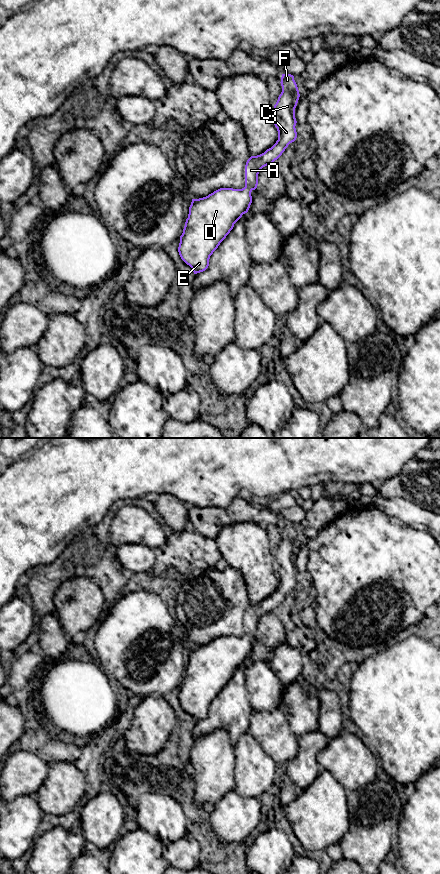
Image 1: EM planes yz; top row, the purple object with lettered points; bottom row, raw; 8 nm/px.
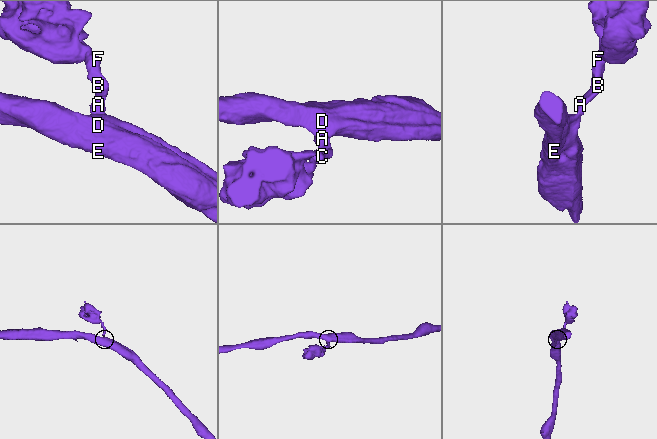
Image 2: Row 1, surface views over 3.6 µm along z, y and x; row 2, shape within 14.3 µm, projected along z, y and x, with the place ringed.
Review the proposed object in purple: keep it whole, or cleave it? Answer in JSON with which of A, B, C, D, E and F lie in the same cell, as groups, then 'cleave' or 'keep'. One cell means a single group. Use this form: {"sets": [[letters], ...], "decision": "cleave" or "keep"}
{"sets": [["A", "B", "C", "D", "E", "F"]], "decision": "keep"}

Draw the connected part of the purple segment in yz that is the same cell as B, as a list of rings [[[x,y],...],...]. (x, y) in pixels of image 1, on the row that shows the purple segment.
[[[282,74],[282,92],[274,105],[274,125],[278,140],[264,153],[251,156],[245,165],[245,187],[220,188],[206,197],[192,199],[178,252],[194,274],[205,271],[209,259],[234,224],[247,213],[252,203],[251,192],[257,188],[260,170],[277,160],[297,138],[295,108],[300,94],[294,76]]]

